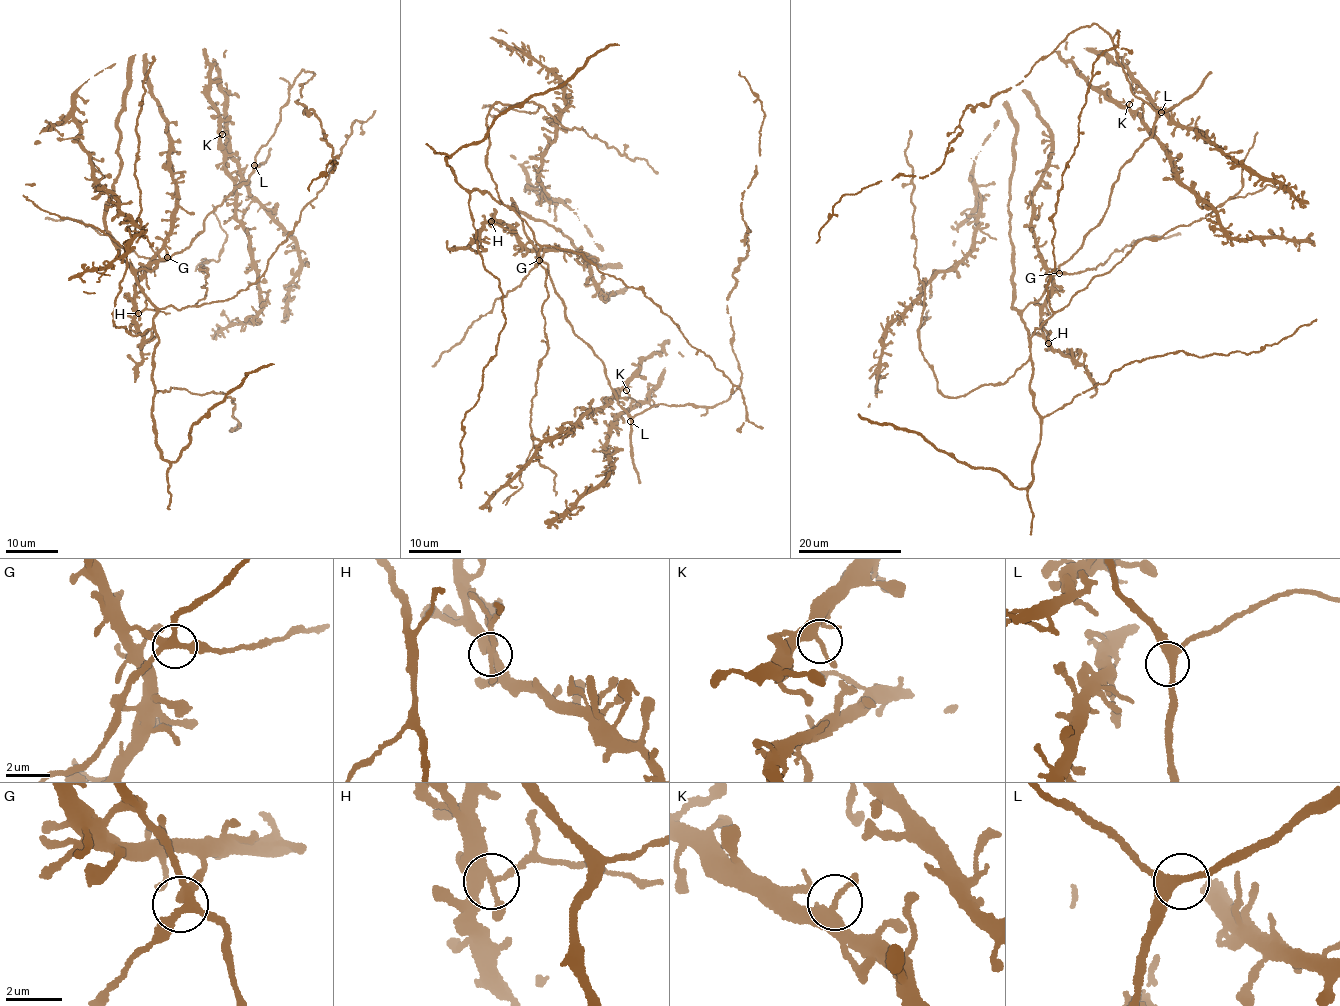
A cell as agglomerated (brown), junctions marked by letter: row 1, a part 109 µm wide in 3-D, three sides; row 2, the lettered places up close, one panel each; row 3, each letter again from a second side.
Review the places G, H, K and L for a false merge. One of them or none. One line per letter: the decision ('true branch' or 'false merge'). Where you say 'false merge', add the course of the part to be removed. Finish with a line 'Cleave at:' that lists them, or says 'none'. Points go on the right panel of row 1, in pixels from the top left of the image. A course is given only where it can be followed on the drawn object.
G: true branch
H: false merge | (1048, 343), (1049, 331)
K: true branch
L: true branch
Cleave at: H

